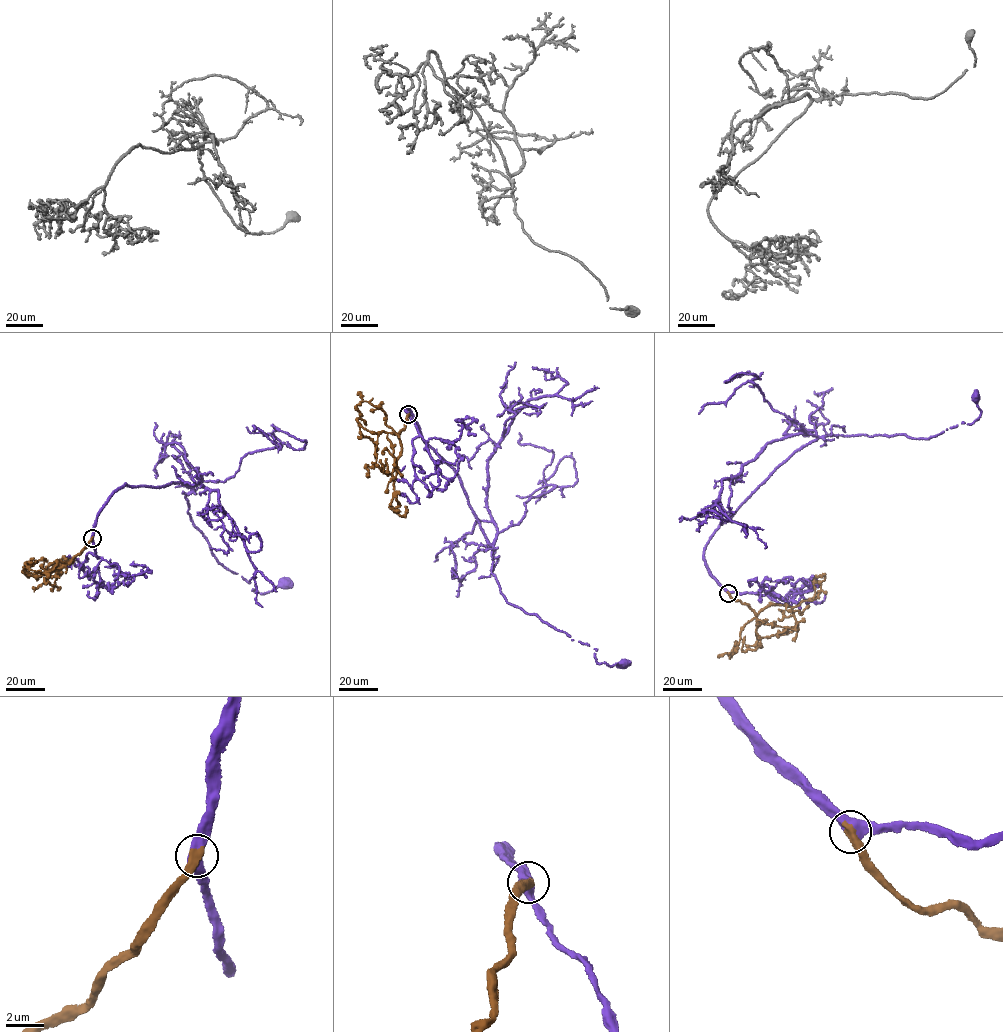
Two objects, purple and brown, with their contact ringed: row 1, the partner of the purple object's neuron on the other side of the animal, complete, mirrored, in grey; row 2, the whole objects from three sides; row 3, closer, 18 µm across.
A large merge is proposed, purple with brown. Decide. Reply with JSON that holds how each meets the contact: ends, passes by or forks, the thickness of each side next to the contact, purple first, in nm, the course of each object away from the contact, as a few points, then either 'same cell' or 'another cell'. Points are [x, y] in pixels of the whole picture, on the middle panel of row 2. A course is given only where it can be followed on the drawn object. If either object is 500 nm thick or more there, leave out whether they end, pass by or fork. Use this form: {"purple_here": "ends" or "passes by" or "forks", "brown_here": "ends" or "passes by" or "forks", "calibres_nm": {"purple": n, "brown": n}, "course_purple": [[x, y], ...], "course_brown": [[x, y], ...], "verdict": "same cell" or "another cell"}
{"calibres_nm": {"purple": 550, "brown": 480}, "course_purple": [[409, 414], [454, 468], [493, 546], [491, 573], [508, 602], [589, 644], [598, 663], [622, 663]], "course_brown": [[409, 414], [398, 434], [401, 455], [392, 472], [390, 505], [400, 516], [405, 514], [406, 506]], "verdict": "same cell"}

